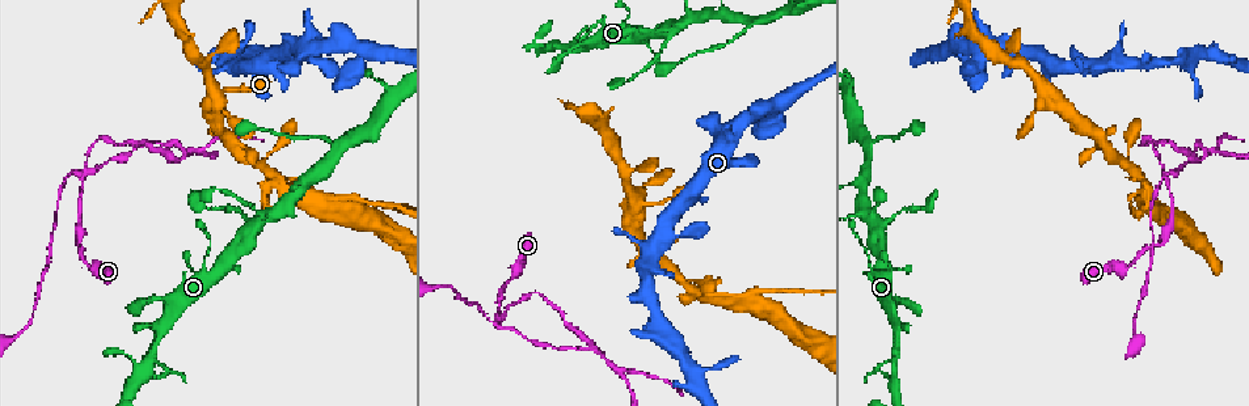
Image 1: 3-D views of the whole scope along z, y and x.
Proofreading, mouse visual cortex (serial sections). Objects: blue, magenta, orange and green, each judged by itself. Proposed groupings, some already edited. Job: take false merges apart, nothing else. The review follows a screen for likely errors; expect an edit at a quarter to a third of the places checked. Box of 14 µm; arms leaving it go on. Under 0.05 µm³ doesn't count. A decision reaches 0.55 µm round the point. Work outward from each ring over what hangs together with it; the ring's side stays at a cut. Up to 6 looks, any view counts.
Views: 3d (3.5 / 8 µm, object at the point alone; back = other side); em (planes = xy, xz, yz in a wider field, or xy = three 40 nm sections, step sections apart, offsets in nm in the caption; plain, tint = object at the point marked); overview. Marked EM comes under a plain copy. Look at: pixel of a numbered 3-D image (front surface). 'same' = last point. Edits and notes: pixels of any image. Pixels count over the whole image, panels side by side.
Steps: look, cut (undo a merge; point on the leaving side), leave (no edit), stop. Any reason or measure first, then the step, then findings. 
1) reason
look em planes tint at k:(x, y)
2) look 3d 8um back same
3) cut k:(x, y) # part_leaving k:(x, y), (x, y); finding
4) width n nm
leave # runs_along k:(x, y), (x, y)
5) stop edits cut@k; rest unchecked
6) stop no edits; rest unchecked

calibre changes
look 3d 3.5um at 1:(287, 186)

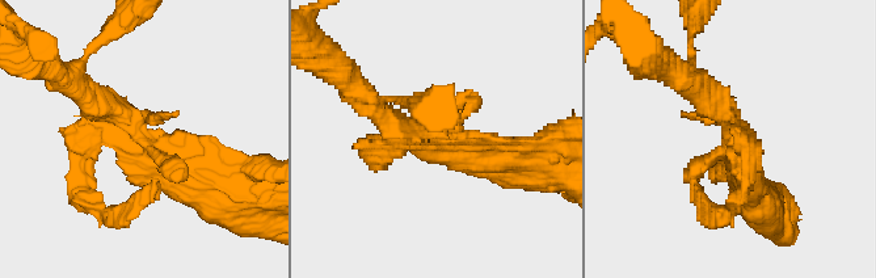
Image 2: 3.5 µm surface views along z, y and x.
need the tissue
look em xy step 5 tint at 2:(437, 136)

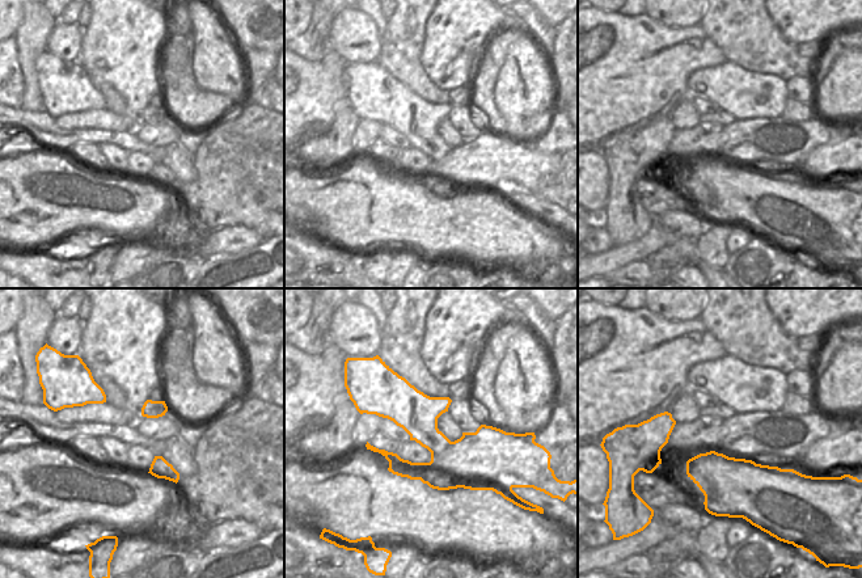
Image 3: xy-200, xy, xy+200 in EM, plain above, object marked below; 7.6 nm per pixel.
cut 2:(172, 192) # part_leaving 2:(144, 139), (177, 180), (245, 201); two cells meet here

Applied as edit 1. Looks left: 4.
redraw
look overview

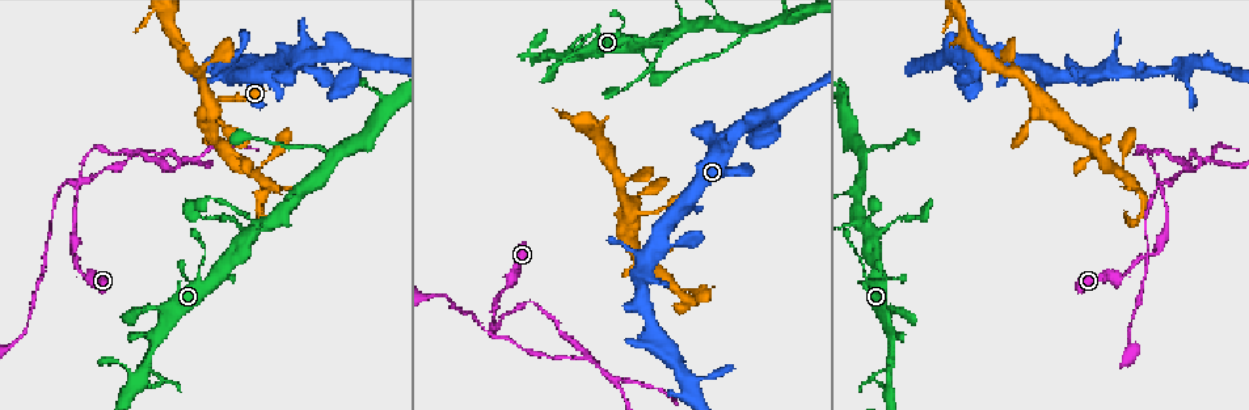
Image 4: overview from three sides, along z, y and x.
narrows sharply
look 3d 8um back at 4:(117, 152)

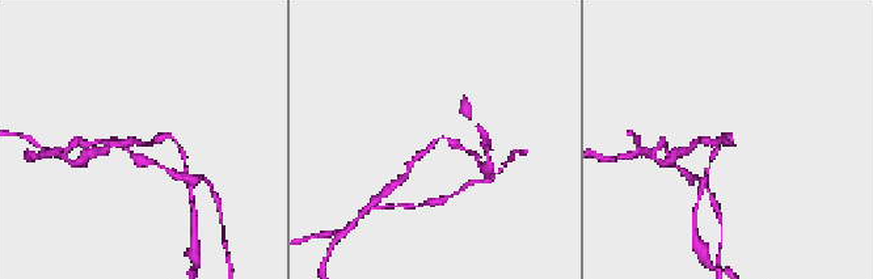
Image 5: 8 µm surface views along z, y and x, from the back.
arm_widths 150, 200 nm
look em xy step 5 tint at 5:(730, 141)

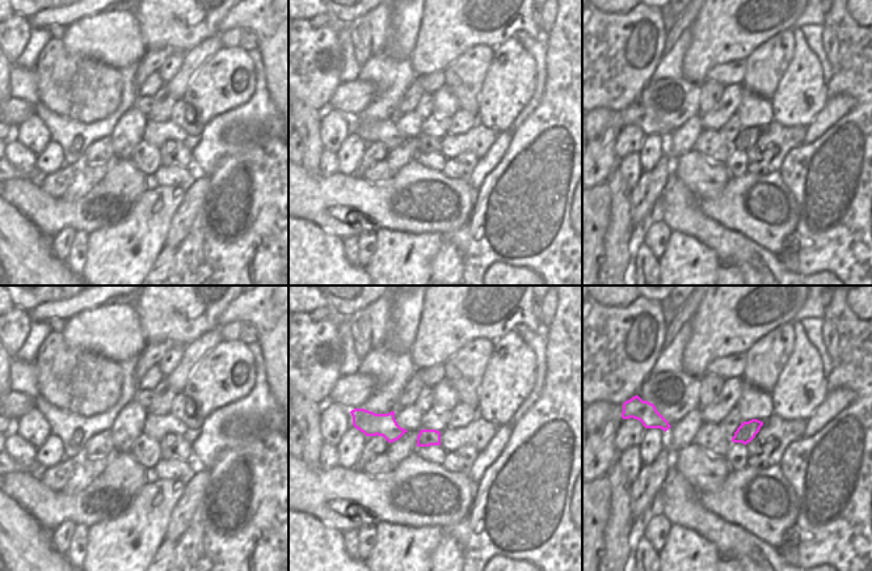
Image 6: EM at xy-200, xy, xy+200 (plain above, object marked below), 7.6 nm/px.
leave # runs_along 5:(468, 151), (443, 136), (409, 165); one cell here

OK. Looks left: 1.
calibre changes
look 3d 3.5um at 4:(657, 54)

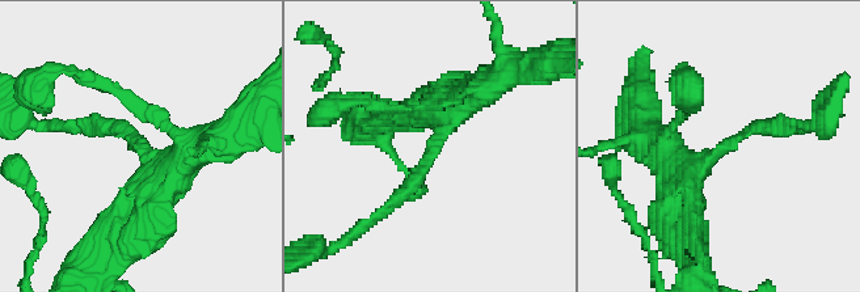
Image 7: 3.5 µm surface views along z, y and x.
arm_widths 200, 400 nm
leave # runs_along 7:(439, 100), (447, 130), (387, 210); all the same cell

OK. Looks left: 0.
stop edits cut@2; rest unchecked

